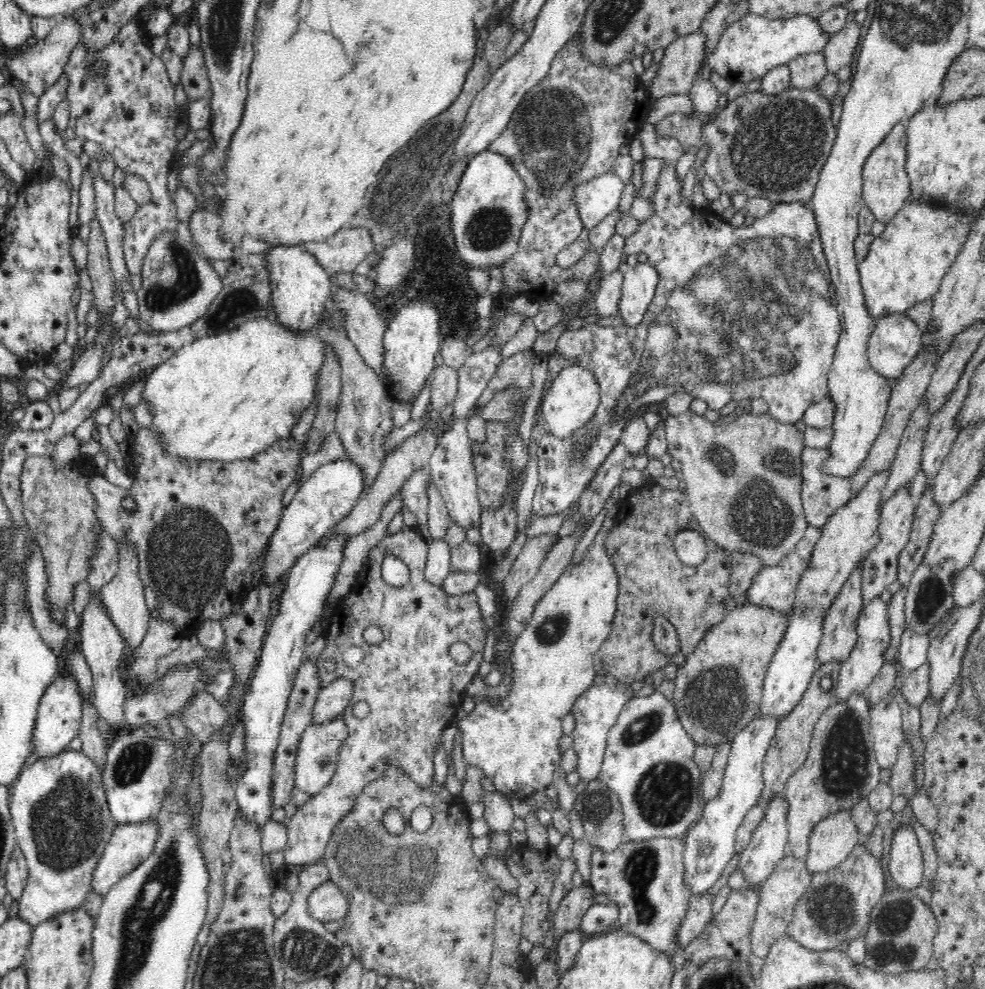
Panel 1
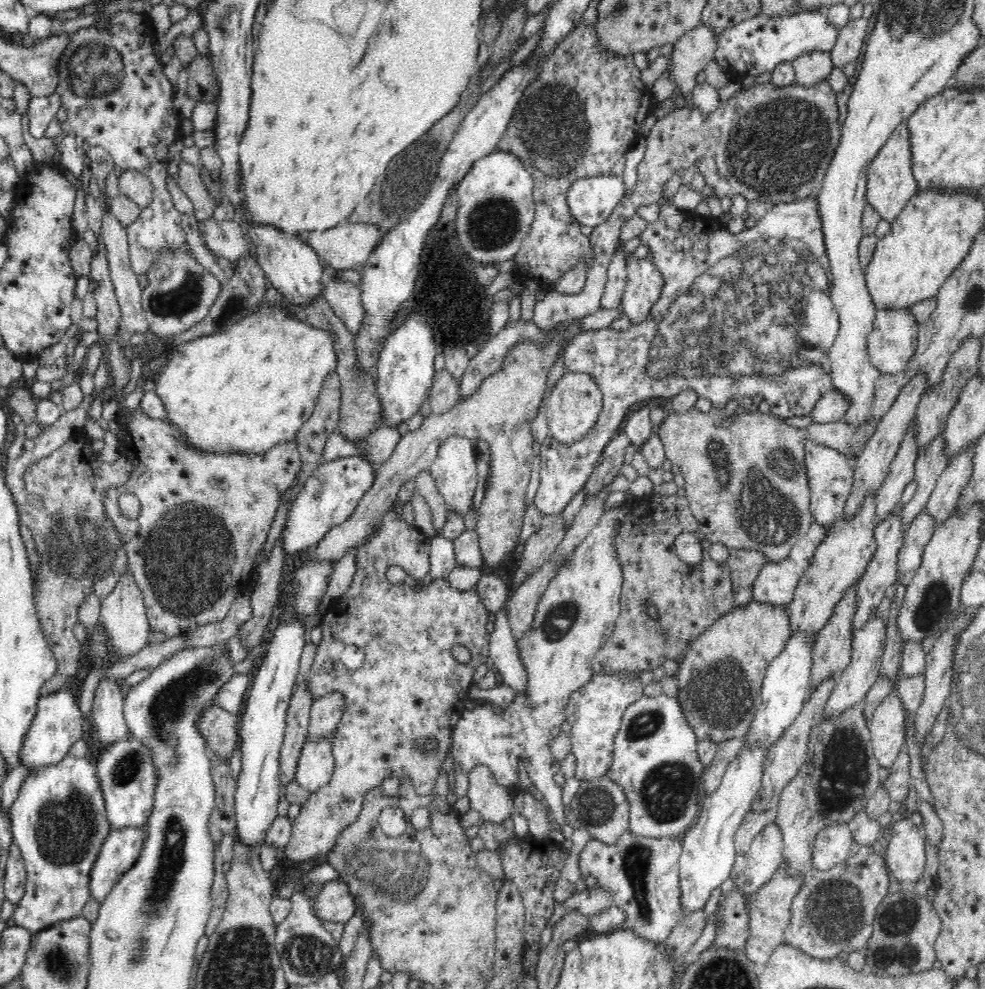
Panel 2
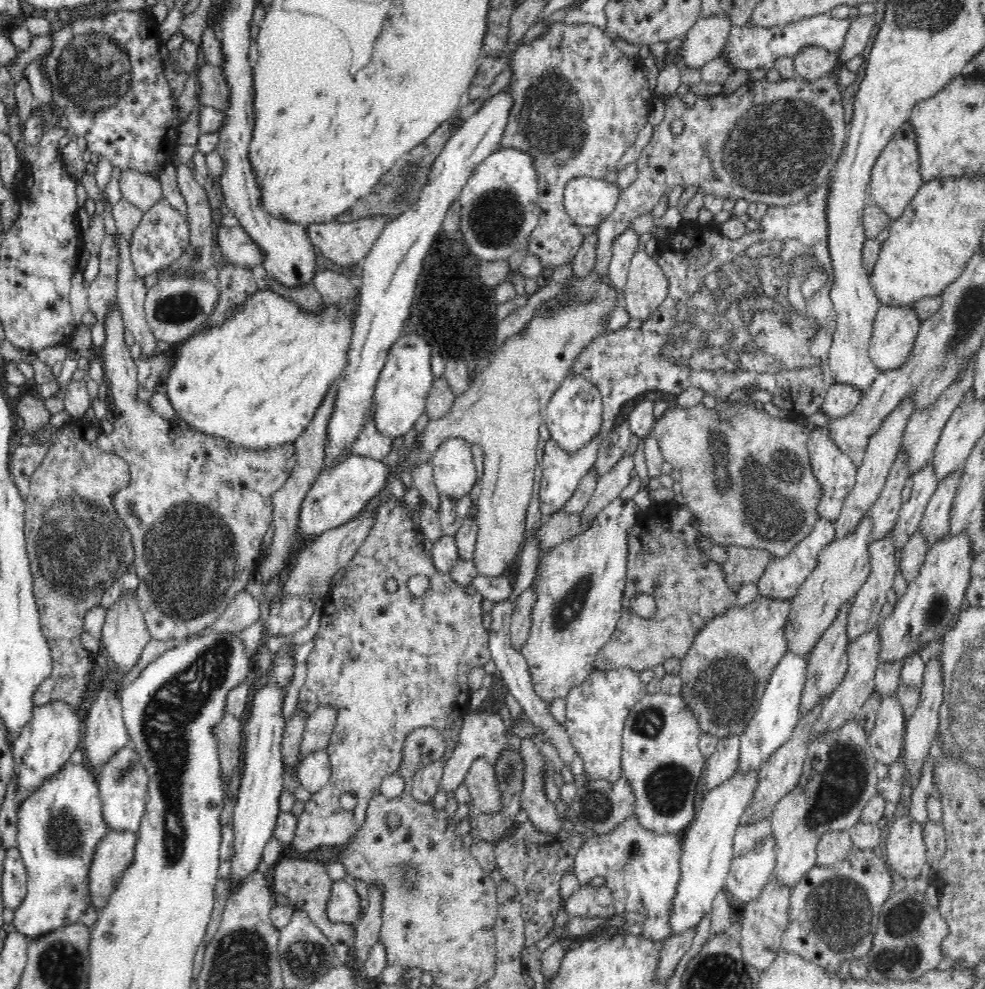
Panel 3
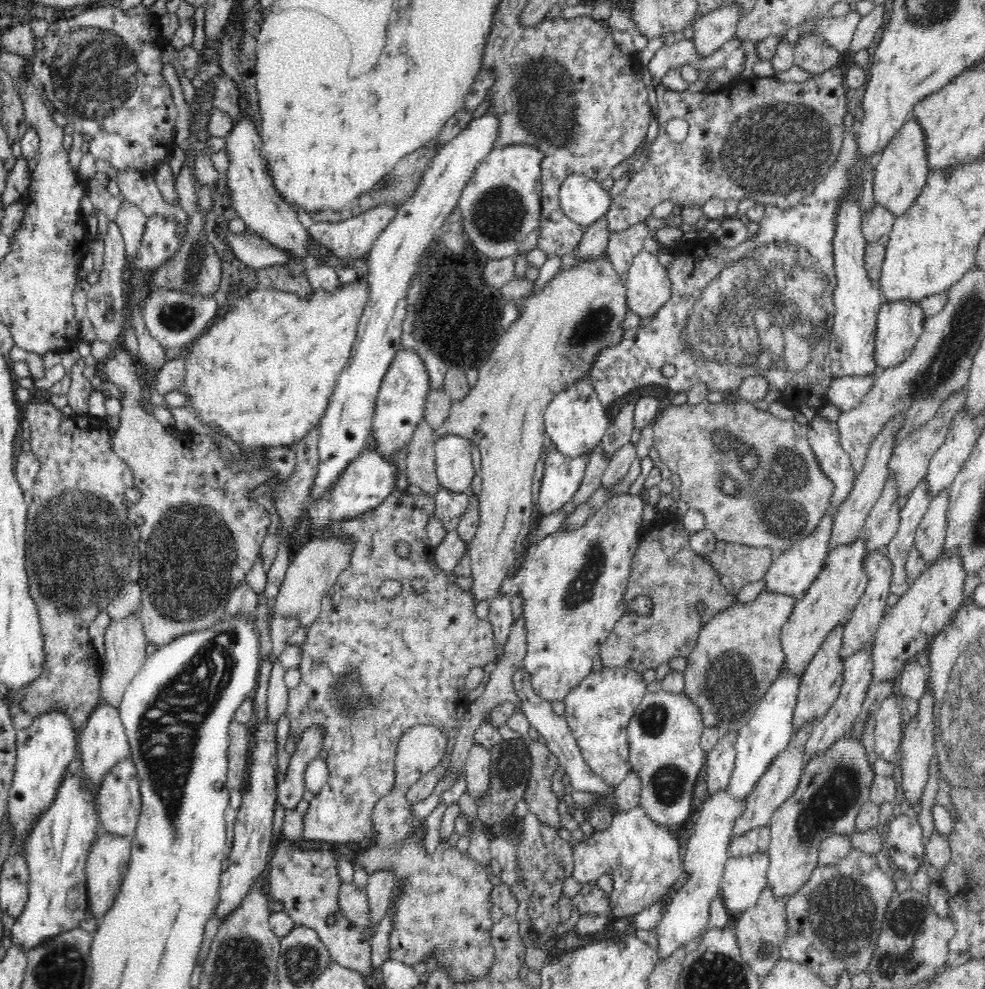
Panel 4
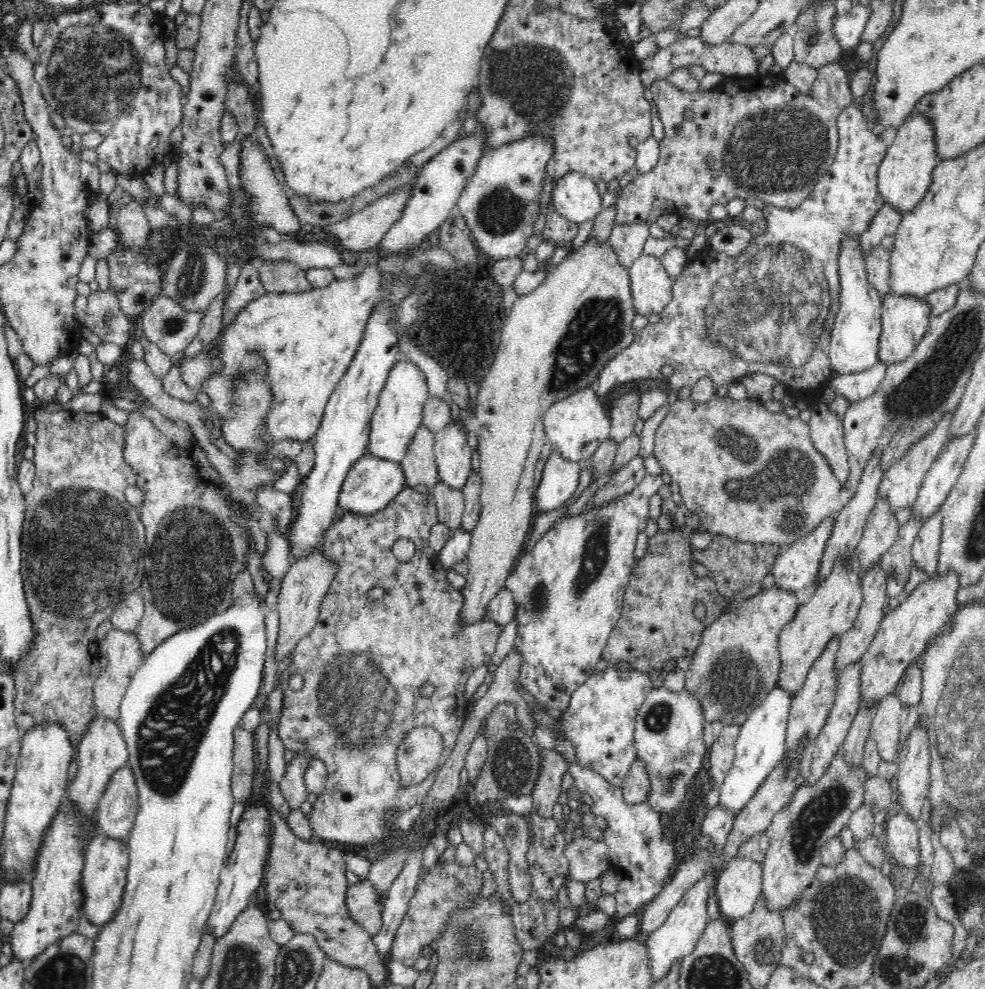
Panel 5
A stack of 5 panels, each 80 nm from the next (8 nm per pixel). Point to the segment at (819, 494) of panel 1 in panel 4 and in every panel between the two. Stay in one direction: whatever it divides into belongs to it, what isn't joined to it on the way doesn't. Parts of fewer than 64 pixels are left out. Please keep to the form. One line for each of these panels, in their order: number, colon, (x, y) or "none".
2: (829, 473)
3: (834, 470)
4: (823, 437)

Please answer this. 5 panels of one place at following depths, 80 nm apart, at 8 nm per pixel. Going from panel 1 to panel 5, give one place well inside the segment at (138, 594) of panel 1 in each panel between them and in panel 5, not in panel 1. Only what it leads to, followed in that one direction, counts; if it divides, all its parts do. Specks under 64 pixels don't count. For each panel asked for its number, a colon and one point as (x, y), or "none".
2: (123, 617)
3: (125, 633)
4: (125, 643)
5: (121, 649)

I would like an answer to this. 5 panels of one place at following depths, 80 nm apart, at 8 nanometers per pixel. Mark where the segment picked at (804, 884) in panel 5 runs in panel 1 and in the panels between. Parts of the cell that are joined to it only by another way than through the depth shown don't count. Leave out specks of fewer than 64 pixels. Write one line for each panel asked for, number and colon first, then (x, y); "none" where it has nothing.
1: (841, 768)
2: (840, 774)
3: (839, 778)
4: (835, 785)

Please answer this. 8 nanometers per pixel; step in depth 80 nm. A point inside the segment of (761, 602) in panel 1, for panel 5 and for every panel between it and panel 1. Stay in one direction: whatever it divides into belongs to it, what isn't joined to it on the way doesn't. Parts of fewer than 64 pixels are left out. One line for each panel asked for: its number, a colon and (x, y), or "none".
2: (775, 584)
3: (783, 576)
4: (795, 569)
5: (797, 565)

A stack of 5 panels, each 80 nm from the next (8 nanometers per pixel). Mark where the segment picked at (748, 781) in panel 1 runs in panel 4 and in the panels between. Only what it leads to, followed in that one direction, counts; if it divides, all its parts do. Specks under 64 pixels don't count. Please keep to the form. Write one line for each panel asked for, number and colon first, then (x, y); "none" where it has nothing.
2: (708, 854)
3: (709, 840)
4: (708, 851)

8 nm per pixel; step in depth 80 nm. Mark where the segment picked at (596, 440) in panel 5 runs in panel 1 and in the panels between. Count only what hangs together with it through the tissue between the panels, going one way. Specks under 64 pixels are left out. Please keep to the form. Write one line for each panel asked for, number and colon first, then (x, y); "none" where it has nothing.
1: (572, 399)
2: (575, 401)
3: (573, 416)
4: (575, 420)

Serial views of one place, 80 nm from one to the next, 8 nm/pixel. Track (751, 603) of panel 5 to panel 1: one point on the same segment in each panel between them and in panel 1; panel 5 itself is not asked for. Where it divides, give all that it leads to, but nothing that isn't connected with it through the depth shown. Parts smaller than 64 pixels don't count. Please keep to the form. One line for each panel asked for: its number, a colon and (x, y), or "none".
1: (718, 688)
2: (720, 680)
3: (724, 674)
4: (738, 654)

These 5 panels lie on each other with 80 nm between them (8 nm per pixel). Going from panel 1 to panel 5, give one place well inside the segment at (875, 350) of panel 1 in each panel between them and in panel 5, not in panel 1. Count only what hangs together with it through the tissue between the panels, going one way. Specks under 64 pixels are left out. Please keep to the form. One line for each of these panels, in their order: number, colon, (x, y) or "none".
2: (893, 341)
3: (895, 329)
4: (899, 324)
5: (905, 319)

